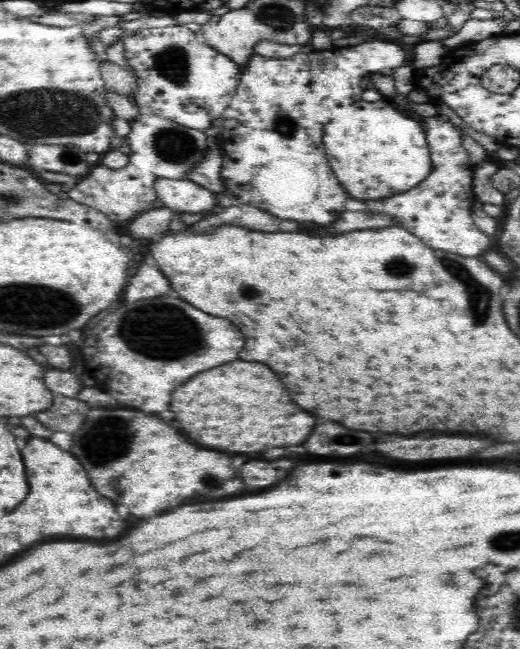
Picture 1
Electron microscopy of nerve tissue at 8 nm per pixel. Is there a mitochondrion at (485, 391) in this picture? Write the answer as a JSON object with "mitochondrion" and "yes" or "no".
{"mitochondrion":"no"}

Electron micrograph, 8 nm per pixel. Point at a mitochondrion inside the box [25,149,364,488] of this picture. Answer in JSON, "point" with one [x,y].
{"point":[107,437]}

